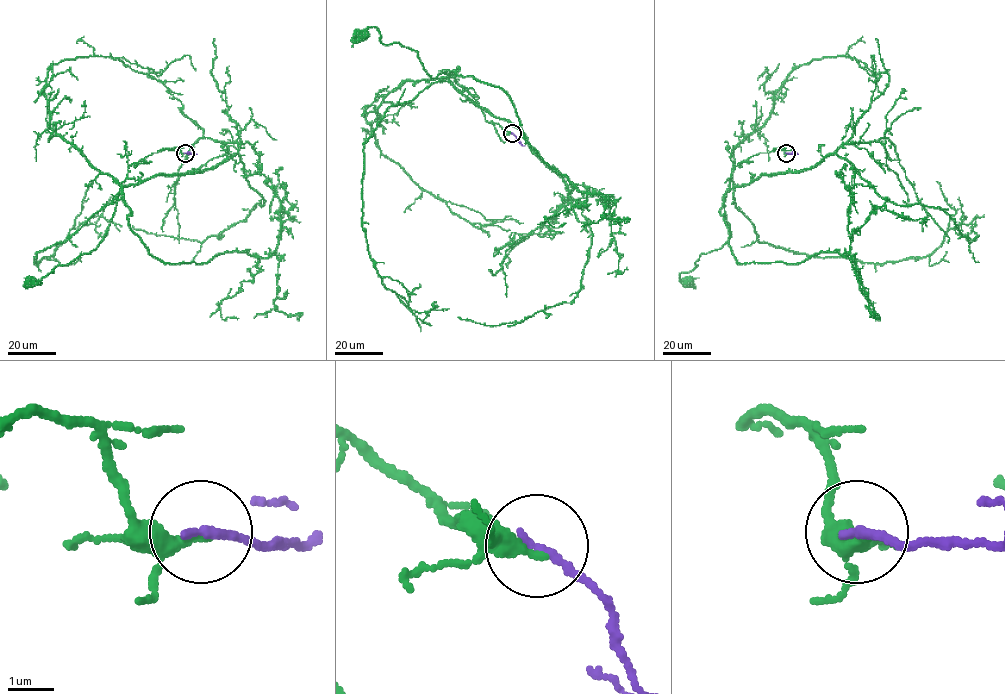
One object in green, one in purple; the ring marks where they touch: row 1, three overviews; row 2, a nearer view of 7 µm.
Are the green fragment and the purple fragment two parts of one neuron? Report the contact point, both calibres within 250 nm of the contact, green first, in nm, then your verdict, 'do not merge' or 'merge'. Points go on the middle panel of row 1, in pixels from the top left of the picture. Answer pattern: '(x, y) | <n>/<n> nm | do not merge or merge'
(512, 133) | 220/200 nm | do not merge

